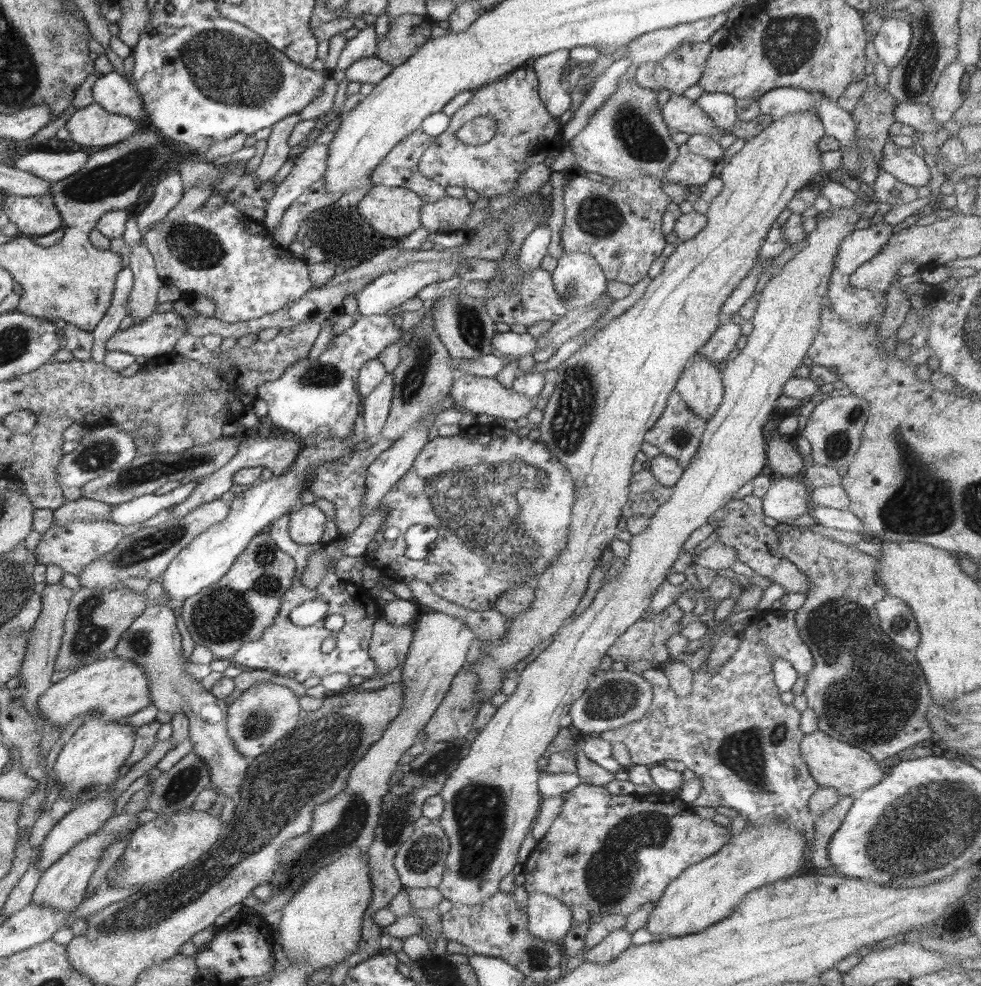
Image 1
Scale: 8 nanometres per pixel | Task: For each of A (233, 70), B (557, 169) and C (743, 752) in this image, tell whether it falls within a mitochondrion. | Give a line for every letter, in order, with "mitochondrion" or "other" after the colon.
A: mitochondrion
B: other
C: mitochondrion

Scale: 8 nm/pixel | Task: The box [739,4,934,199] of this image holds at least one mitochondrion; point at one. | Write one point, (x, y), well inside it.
(788, 42)

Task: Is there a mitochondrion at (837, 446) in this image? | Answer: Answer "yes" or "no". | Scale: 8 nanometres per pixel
yes

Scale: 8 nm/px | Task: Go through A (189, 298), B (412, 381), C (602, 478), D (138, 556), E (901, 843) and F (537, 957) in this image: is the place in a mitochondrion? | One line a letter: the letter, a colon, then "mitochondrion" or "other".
A: other
B: mitochondrion
C: other
D: mitochondrion
E: mitochondrion
F: mitochondrion

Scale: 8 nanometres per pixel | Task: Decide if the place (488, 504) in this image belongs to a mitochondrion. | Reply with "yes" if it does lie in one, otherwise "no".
yes

